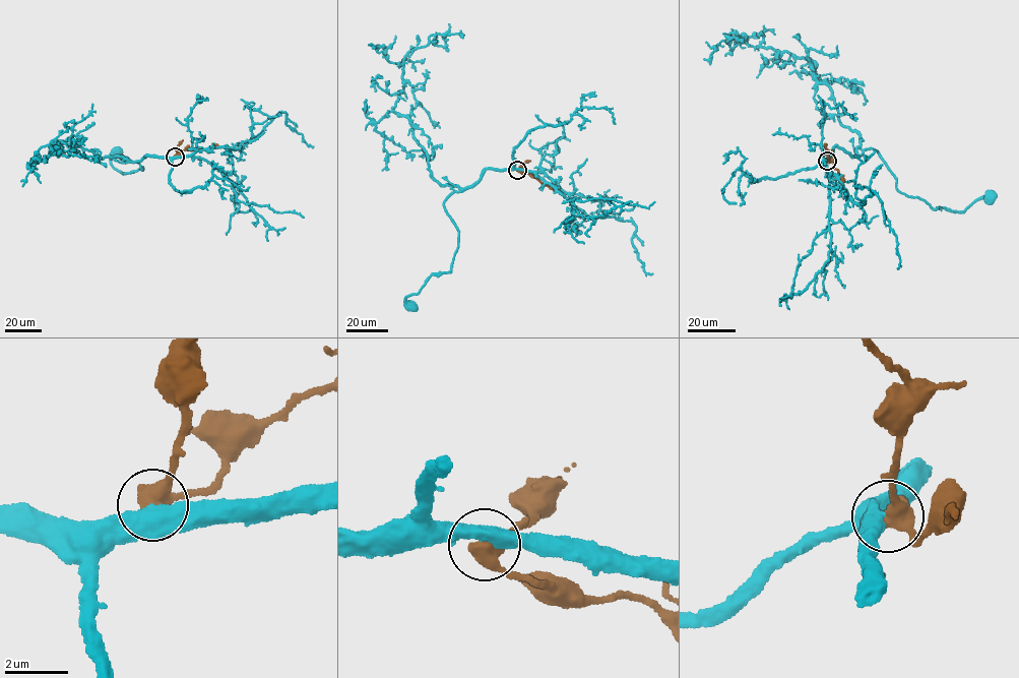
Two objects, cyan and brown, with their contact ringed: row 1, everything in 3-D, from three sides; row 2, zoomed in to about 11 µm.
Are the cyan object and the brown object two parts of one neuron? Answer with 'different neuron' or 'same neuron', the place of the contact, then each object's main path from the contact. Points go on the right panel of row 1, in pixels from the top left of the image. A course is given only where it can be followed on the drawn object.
different neuron; place (827, 161); course cyan (826, 161), (834, 146), (856, 157), (870, 147), (880, 155), (897, 190), (935, 209), (963, 210), (989, 197); course brown (827, 161), (832, 161), (842, 180), (843, 175)

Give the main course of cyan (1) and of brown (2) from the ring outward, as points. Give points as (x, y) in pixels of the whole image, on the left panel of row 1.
1: (175, 157), (147, 155), (135, 162), (123, 156), (143, 168), (125, 174), (114, 169), (115, 153)
2: (175, 157), (184, 149), (210, 148), (215, 145), (212, 143)

